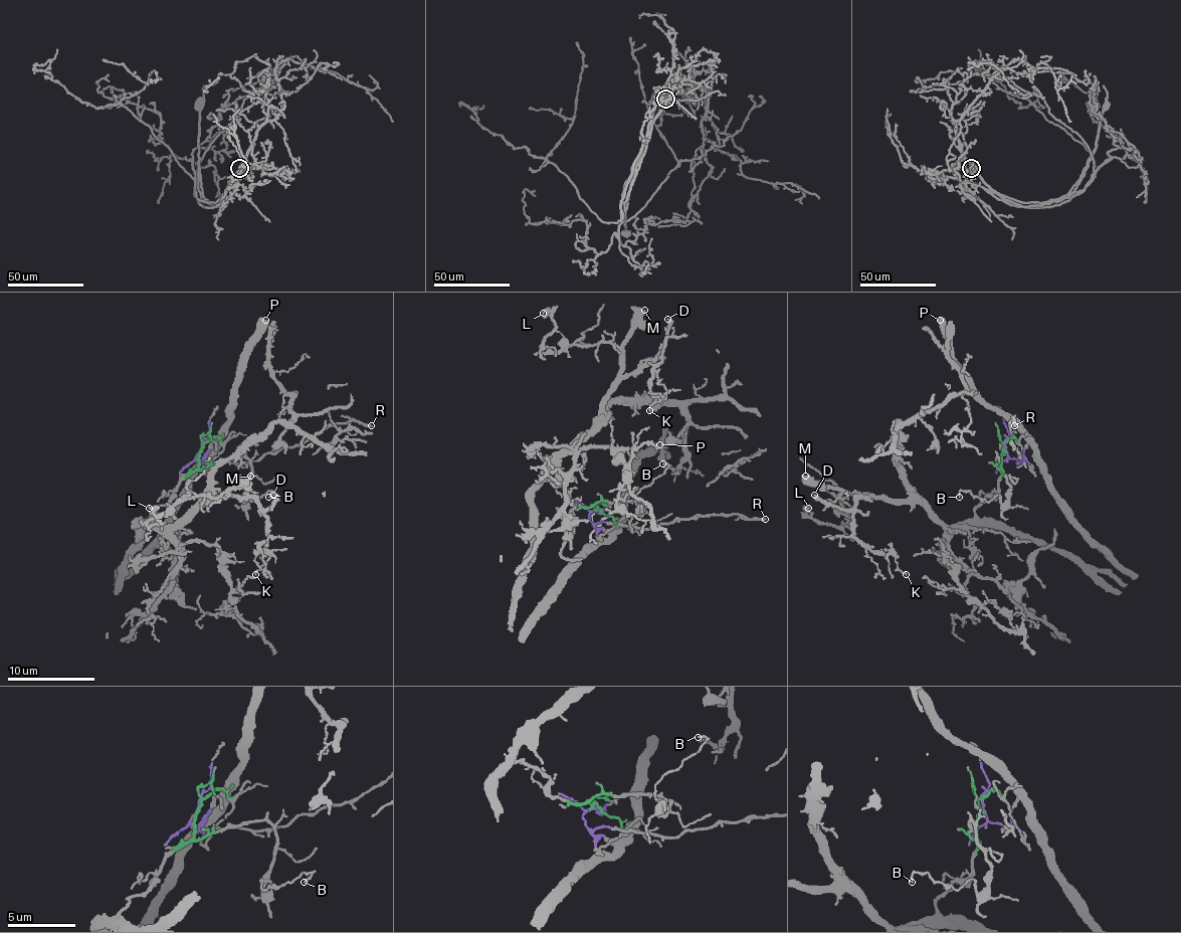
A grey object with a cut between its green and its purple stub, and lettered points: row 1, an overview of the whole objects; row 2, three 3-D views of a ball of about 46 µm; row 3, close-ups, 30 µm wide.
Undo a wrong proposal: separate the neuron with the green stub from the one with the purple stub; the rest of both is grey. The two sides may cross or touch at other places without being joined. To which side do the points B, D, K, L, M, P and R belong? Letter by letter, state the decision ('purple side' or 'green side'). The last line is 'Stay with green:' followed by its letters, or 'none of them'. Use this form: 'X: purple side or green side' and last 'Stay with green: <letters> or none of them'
B: green side
D: green side
K: green side
L: green side
M: green side
P: purple side
R: purple side
Stay with green: B, D, K, L, M

